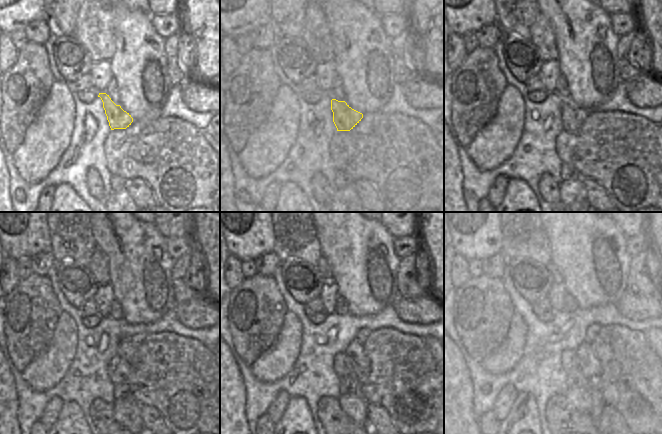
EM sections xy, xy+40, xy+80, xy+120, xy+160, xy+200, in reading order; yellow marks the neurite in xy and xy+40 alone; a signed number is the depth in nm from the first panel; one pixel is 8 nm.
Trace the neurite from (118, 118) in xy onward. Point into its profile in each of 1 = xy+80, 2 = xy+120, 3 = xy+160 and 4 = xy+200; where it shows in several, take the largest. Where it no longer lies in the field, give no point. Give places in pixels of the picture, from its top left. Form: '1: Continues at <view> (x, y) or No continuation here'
1: Continues at xy+80 (572, 117)
2: Continues at xy+120 (127, 348)
3: Continues at xy+160 (355, 351)
4: Continues at xy+200 (588, 363)

